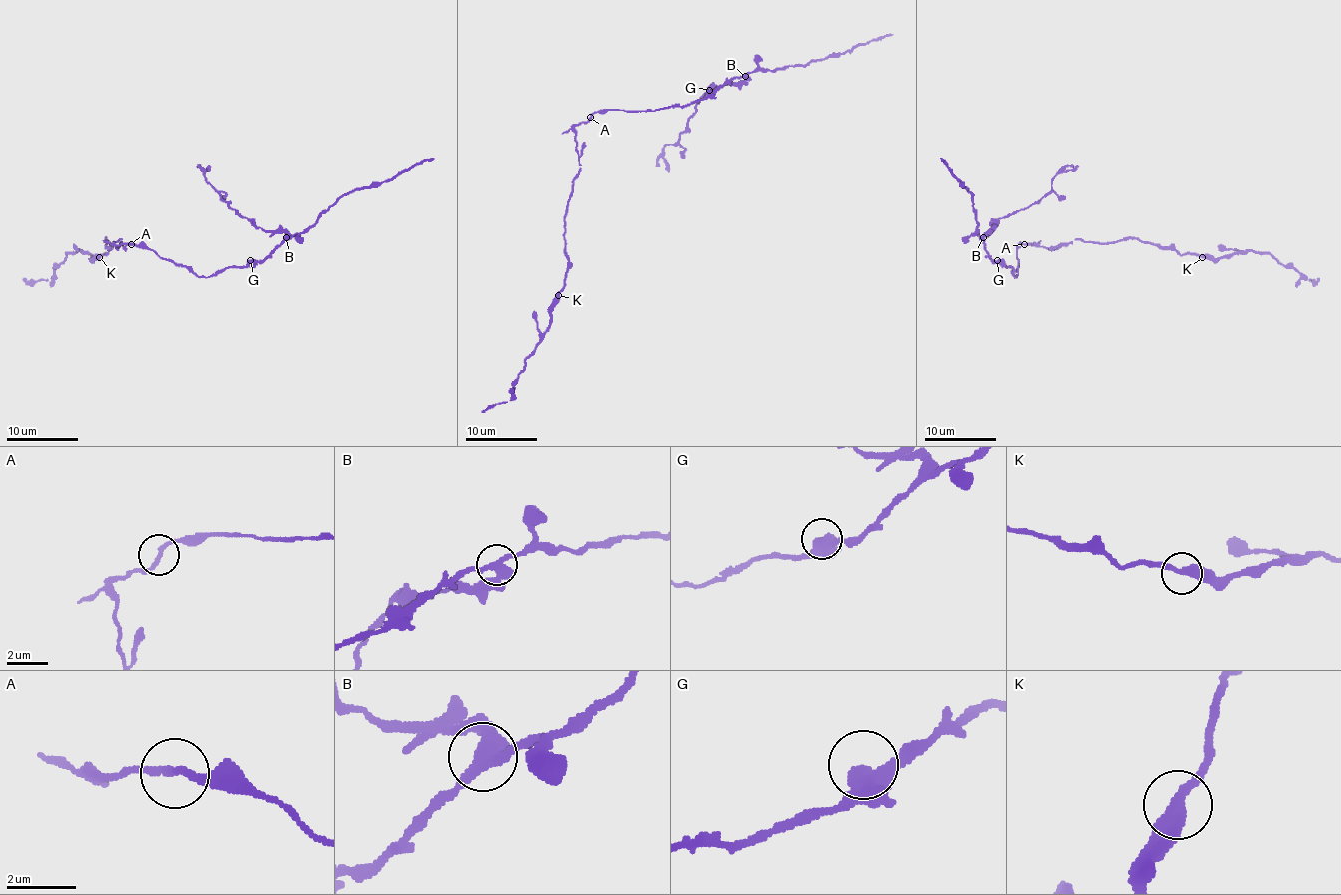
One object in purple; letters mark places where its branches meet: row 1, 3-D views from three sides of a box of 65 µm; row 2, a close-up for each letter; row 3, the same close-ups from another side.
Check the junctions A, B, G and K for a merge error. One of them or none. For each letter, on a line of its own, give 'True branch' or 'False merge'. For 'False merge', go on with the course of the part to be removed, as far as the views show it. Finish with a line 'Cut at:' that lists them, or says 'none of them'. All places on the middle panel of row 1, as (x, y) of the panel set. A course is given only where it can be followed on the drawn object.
A: True branch
B: False merge. Course of the part to remove: (745, 75), (743, 81), (711, 86), (698, 100), (680, 136), (664, 147), (668, 171)
G: True branch
K: True branch
Cut at: B

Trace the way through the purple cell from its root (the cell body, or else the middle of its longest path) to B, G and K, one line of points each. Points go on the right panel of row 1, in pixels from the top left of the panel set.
B: (1022, 244), (1016, 250), (1018, 273), (1015, 277), (1011, 268), (989, 257), (982, 237)
G: (1022, 244), (1016, 250), (1016, 277), (1011, 268), (997, 260)
K: (1022, 244), (1040, 244), (1058, 250), (1074, 239), (1094, 242), (1139, 239), (1202, 257)

